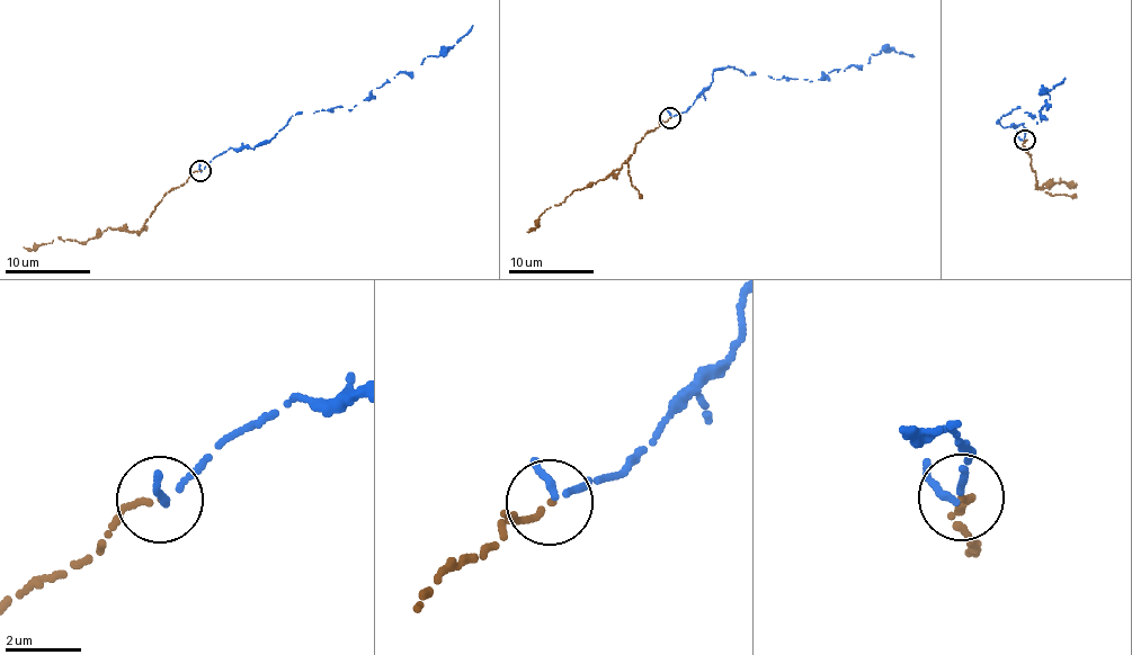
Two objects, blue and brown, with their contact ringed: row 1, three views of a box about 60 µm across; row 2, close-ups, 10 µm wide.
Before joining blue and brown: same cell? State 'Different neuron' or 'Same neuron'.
Same neuron

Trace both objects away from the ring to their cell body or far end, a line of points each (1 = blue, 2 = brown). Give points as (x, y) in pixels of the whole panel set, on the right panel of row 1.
1: (1024, 142), (1021, 125), (996, 120), (1019, 107), (1041, 122), (1043, 91), (1066, 78)
2: (1024, 138), (1037, 188), (1050, 181), (1049, 186), (1077, 182)

